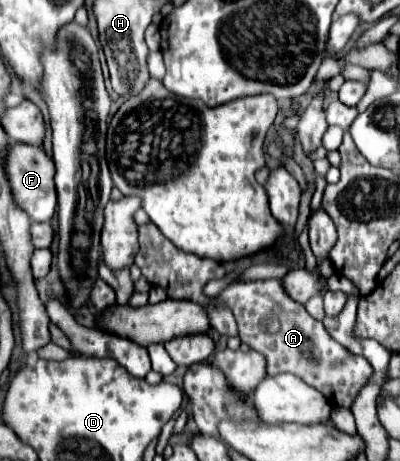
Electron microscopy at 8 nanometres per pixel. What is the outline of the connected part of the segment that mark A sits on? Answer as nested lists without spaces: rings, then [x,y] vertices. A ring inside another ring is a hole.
[[[281,280],[233,282],[215,298],[215,302],[233,312],[239,324],[241,342],[265,356],[269,374],[297,374],[337,406],[349,408],[359,388],[373,374],[371,364],[363,356],[347,352],[327,334],[325,326],[315,320],[301,302],[295,302],[285,294]]]

